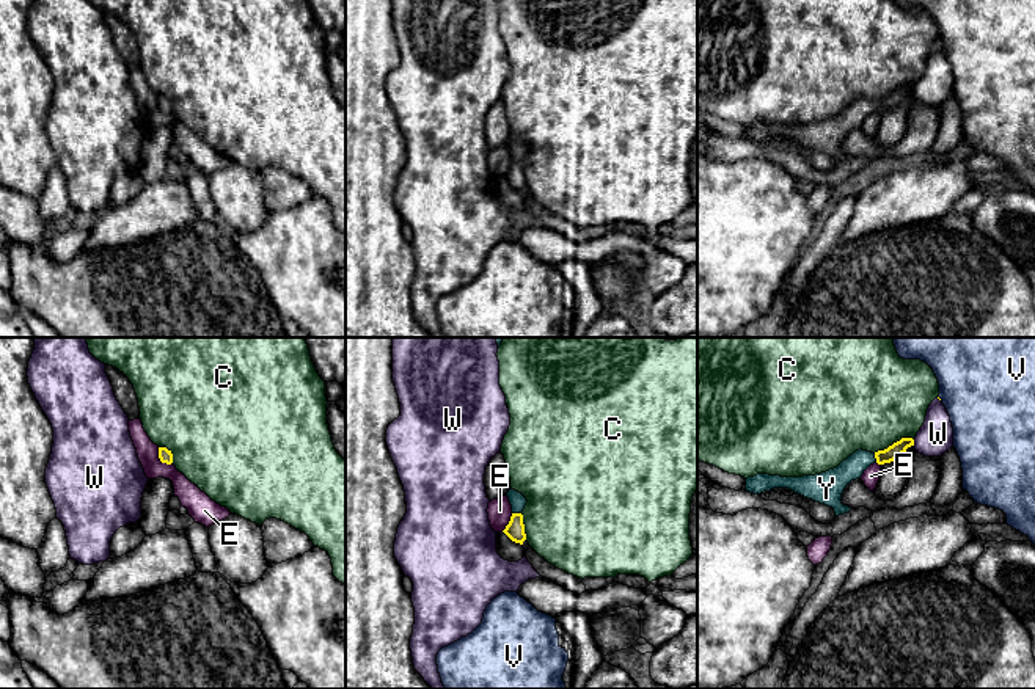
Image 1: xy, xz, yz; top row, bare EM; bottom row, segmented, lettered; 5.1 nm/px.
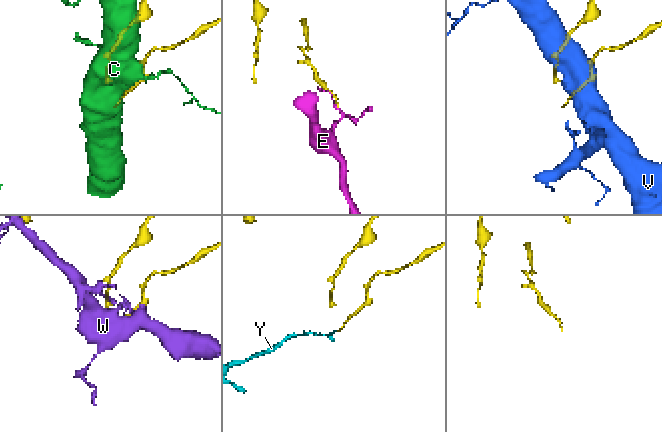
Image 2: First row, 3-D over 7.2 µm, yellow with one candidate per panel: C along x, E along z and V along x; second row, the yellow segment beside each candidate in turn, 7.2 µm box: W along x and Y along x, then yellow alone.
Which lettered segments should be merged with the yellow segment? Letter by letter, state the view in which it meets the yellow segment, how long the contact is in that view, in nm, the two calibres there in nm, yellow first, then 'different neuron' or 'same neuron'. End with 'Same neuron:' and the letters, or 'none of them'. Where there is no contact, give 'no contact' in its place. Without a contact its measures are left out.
C: yz | 220 nm | 80/500 nm | different neuron
E: xy | 120 nm | 70/120 nm | different neuron
V: no contact | different neuron
W: yz | 30 nm | 80/180 nm | different neuron
Y: xz | 50 nm | 100/80 nm | same neuron
Same neuron: Y

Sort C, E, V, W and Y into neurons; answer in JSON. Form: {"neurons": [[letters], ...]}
{"neurons": [["C"], ["E"], ["V"], ["W"], ["Y"]]}

